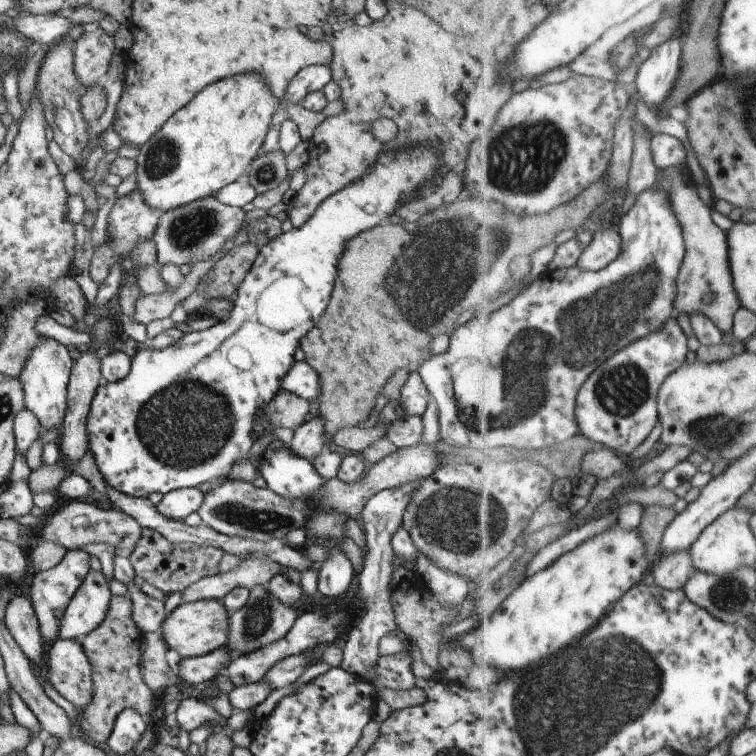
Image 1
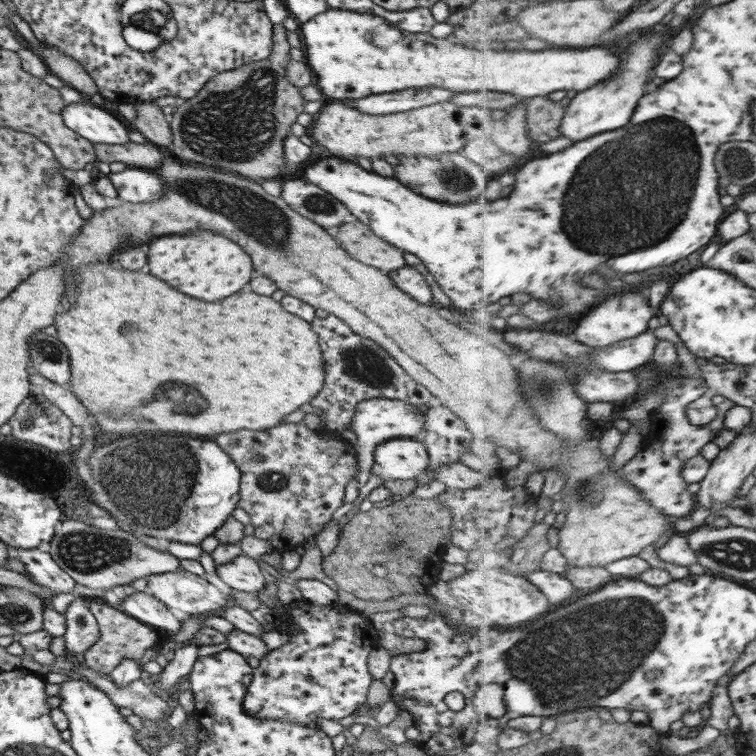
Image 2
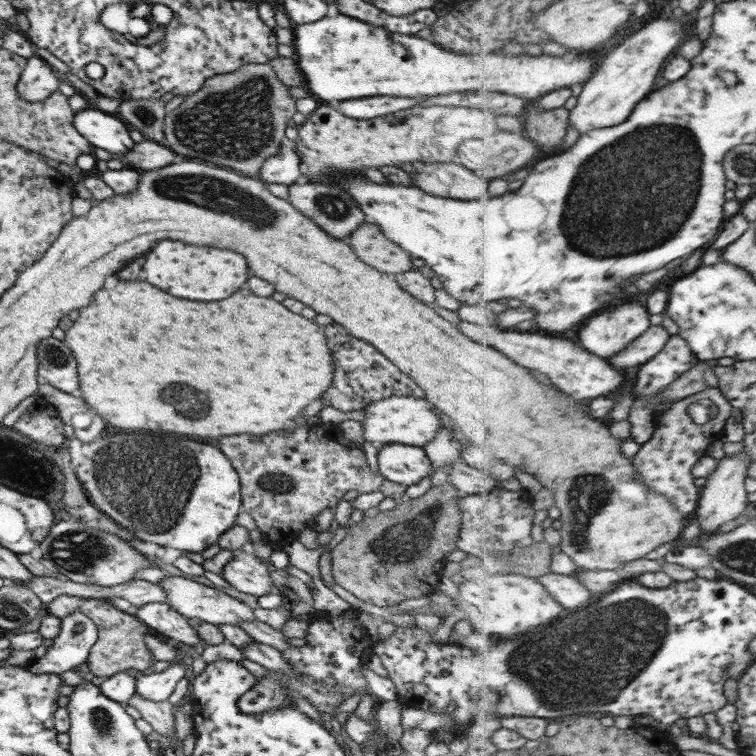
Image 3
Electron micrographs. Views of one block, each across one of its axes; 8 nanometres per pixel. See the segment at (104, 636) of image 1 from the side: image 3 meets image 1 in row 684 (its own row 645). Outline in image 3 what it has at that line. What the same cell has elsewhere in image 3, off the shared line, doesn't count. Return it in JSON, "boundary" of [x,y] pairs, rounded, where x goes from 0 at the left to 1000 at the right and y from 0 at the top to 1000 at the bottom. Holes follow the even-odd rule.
{"boundary":[[[111,792],[104,806],[124,821],[130,832],[128,848],[122,853],[115,870],[119,893],[144,896],[155,889],[171,886],[183,894],[201,885],[204,868],[192,848],[192,841],[201,839],[196,827],[192,827],[177,812],[151,803],[144,794]]]}

